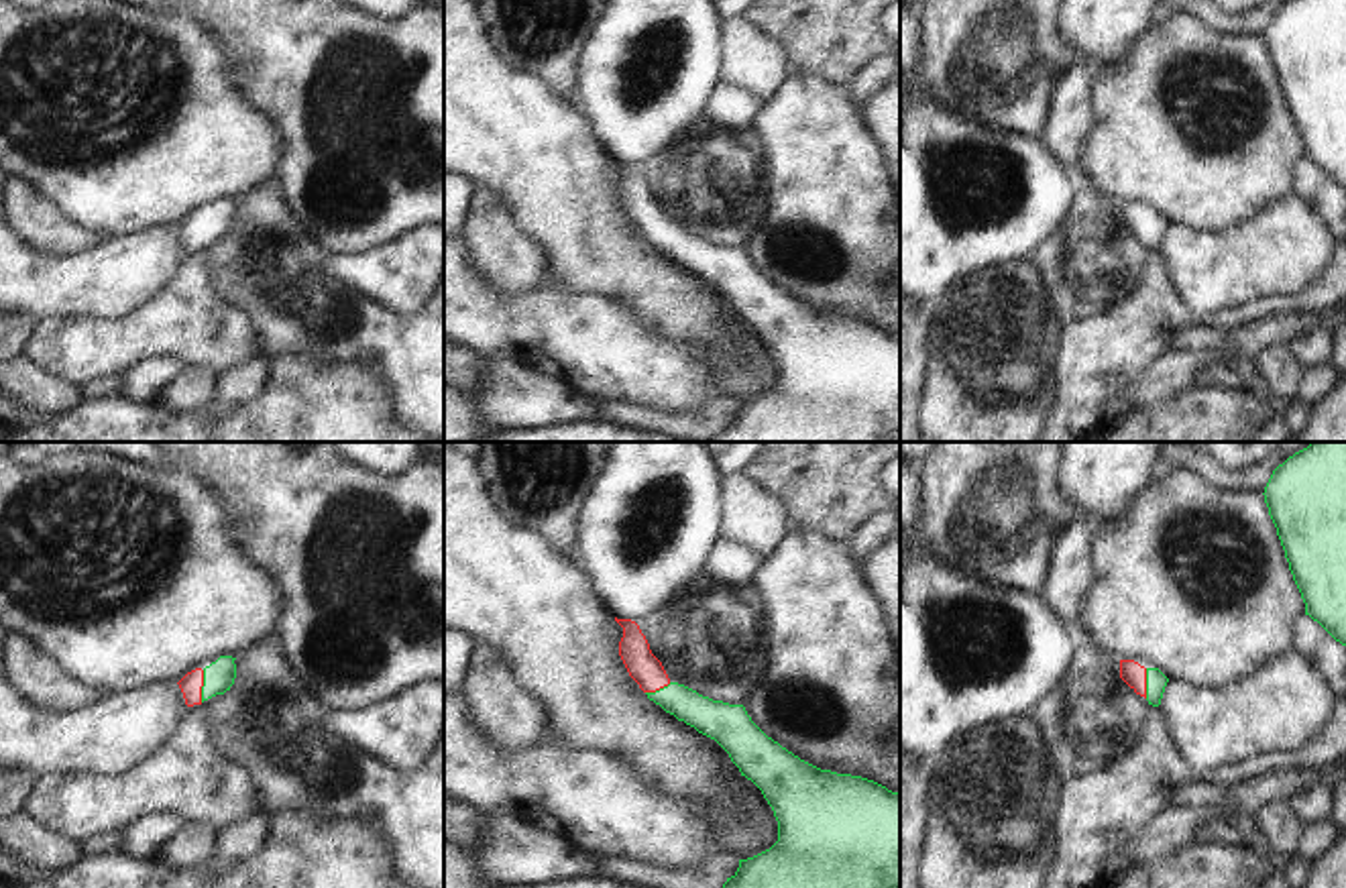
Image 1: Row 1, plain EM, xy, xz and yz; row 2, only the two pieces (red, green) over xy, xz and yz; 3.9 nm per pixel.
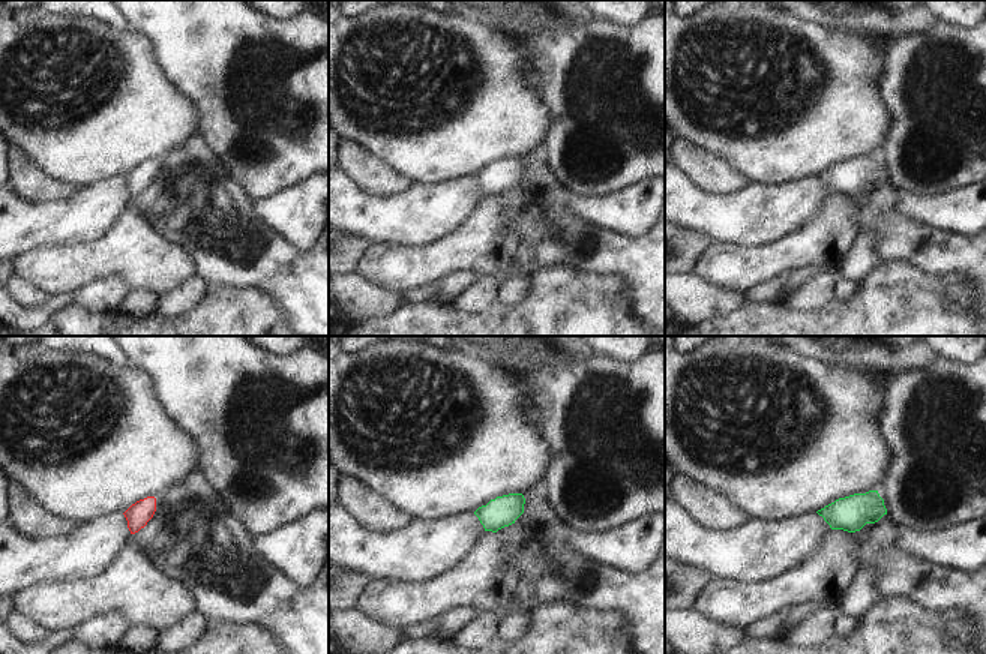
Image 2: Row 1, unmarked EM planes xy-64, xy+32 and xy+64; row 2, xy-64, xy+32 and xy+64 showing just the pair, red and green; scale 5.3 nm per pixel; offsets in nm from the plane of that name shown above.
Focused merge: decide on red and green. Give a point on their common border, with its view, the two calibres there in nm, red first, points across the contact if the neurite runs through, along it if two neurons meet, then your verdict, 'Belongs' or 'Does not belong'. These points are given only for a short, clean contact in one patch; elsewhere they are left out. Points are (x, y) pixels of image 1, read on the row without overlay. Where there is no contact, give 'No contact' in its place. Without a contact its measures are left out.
Touches red at xy (200, 231). Thickness 90 nm (red) against 120 nm. Path across: xy (192, 227), (200, 231), (218, 220). Belongs

